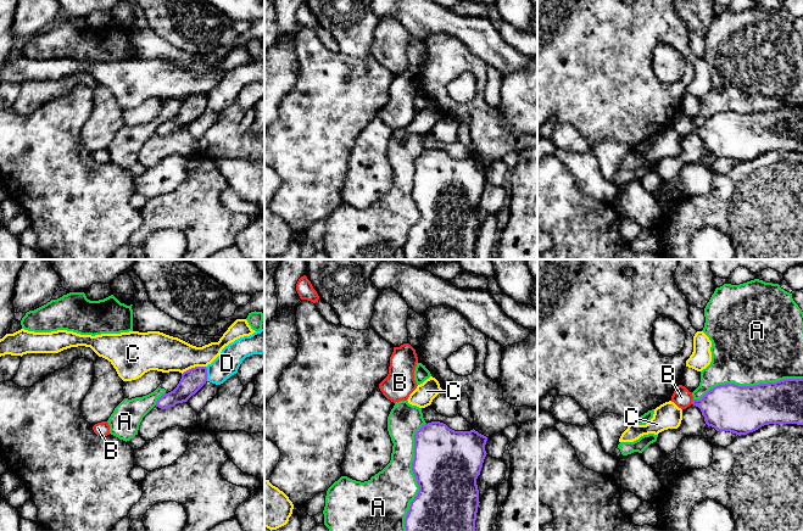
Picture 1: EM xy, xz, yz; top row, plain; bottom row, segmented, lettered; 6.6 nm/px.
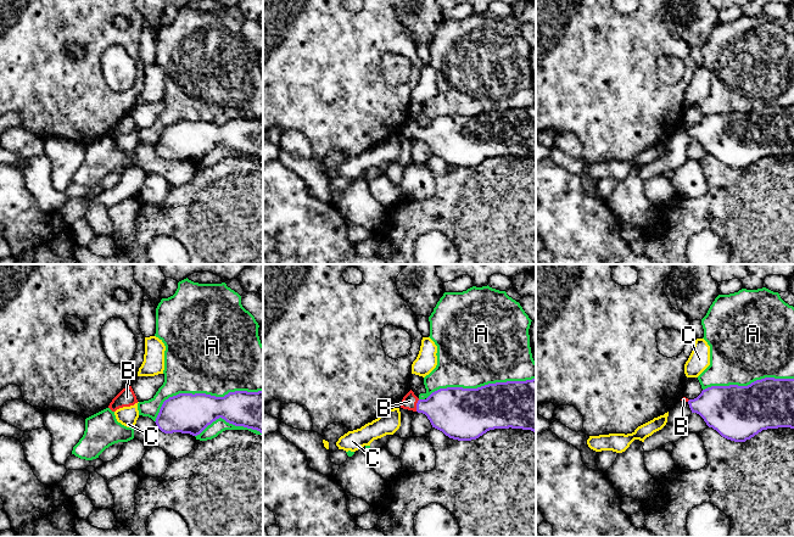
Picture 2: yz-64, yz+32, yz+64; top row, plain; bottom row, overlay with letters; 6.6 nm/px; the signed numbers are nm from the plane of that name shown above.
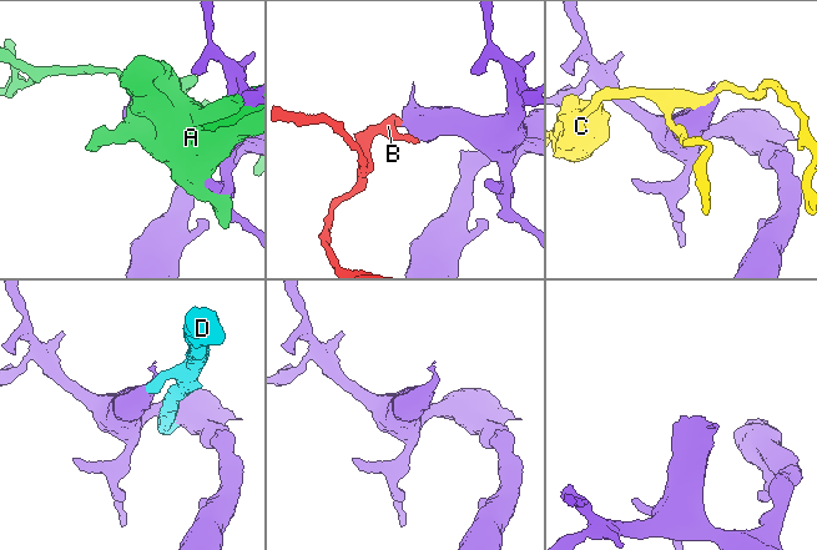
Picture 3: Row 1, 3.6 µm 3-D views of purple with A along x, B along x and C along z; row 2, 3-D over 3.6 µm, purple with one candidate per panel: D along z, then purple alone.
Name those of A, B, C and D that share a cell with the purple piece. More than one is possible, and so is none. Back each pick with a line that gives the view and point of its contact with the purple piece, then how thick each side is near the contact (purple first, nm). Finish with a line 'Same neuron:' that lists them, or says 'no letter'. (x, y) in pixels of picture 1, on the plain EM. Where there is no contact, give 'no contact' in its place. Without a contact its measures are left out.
B: yz (692, 128) | 320/120 nm
Same neuron: B

